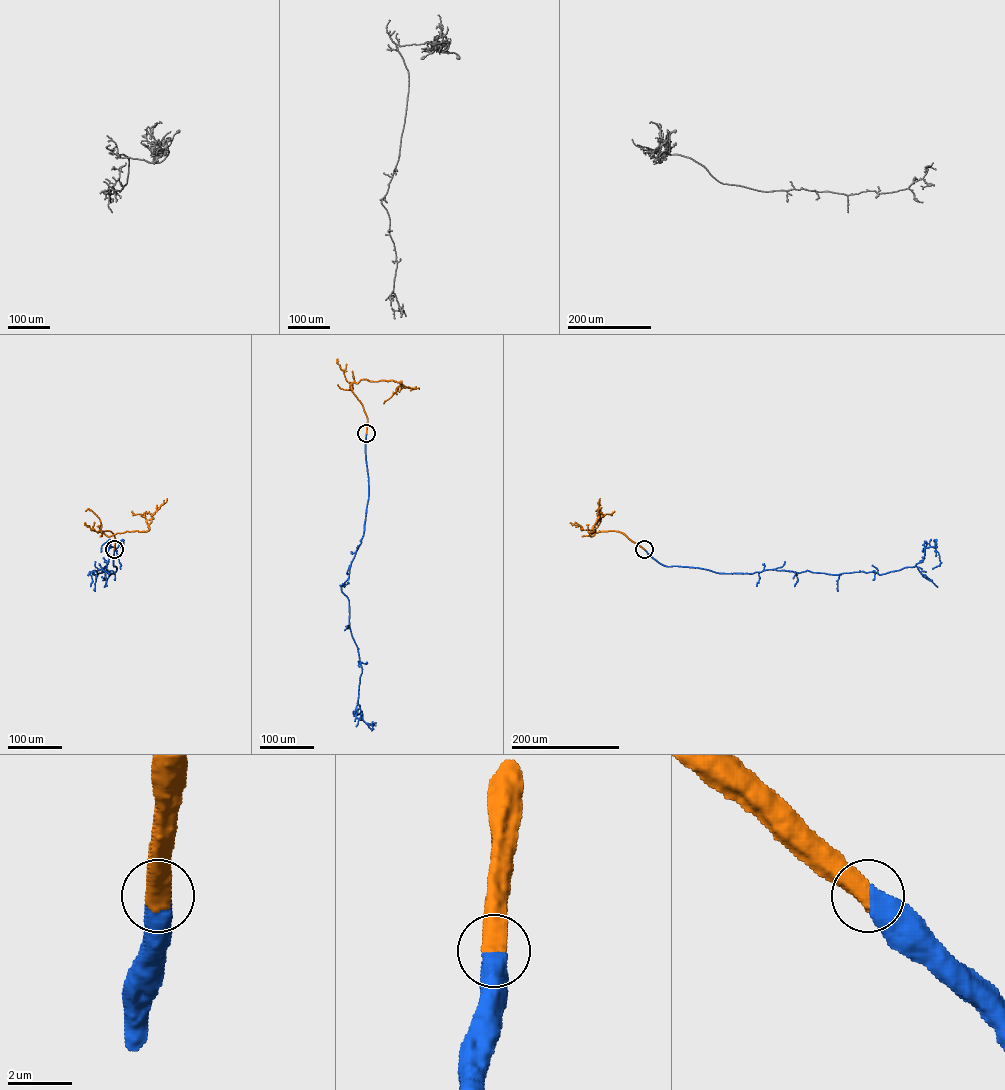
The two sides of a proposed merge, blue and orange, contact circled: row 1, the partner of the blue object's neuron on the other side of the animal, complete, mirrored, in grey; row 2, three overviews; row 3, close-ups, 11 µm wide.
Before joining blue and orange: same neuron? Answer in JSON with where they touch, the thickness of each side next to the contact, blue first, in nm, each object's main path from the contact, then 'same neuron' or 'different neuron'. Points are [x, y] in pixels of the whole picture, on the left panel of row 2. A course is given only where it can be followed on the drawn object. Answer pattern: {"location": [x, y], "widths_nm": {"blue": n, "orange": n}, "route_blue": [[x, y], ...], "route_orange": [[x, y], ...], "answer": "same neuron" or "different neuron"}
{"location": [114, 549], "widths_nm": {"blue": 650, "orange": 600}, "route_blue": [[114, 549], [114, 573], [99, 569], [89, 573], [110, 574], [106, 566], [111, 547], [115, 548], [120, 569]], "route_orange": [[114, 549], [112, 533], [98, 532], [99, 530], [109, 536], [126, 531], [148, 531], [152, 515], [167, 498]], "answer": "same neuron"}

